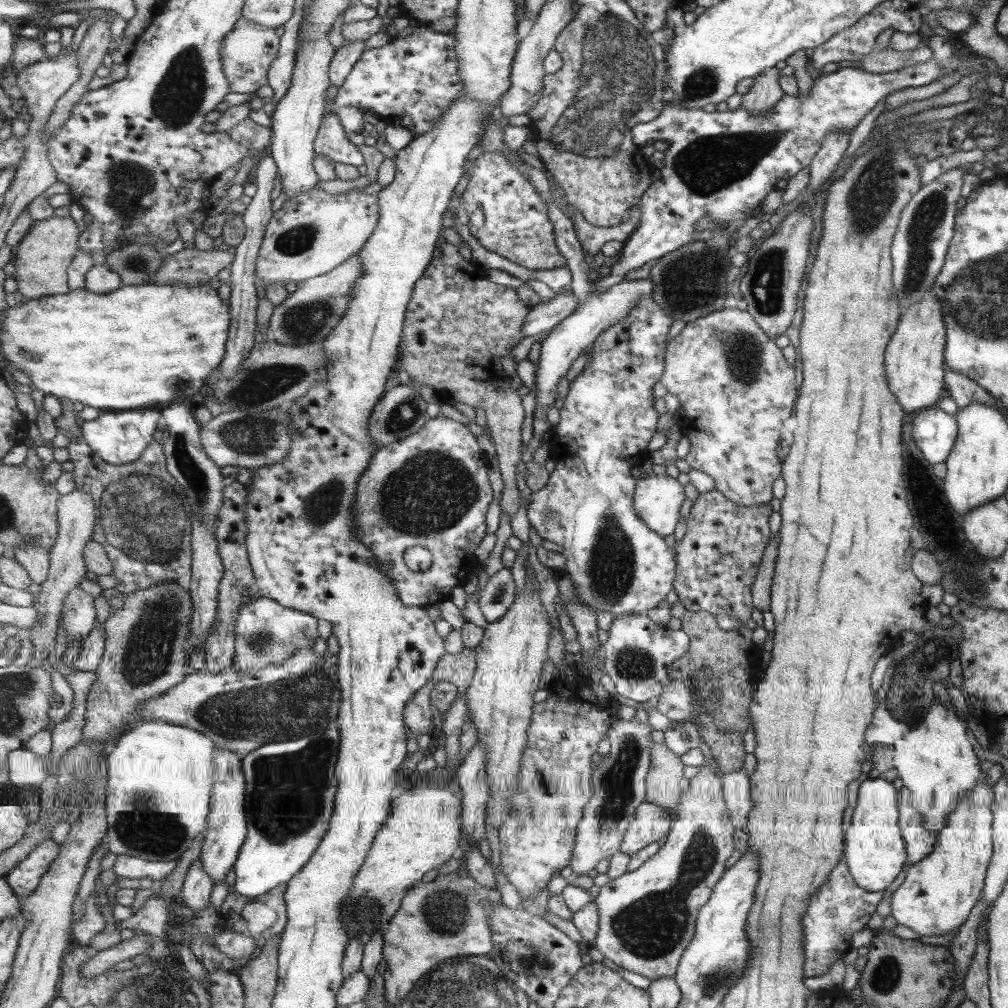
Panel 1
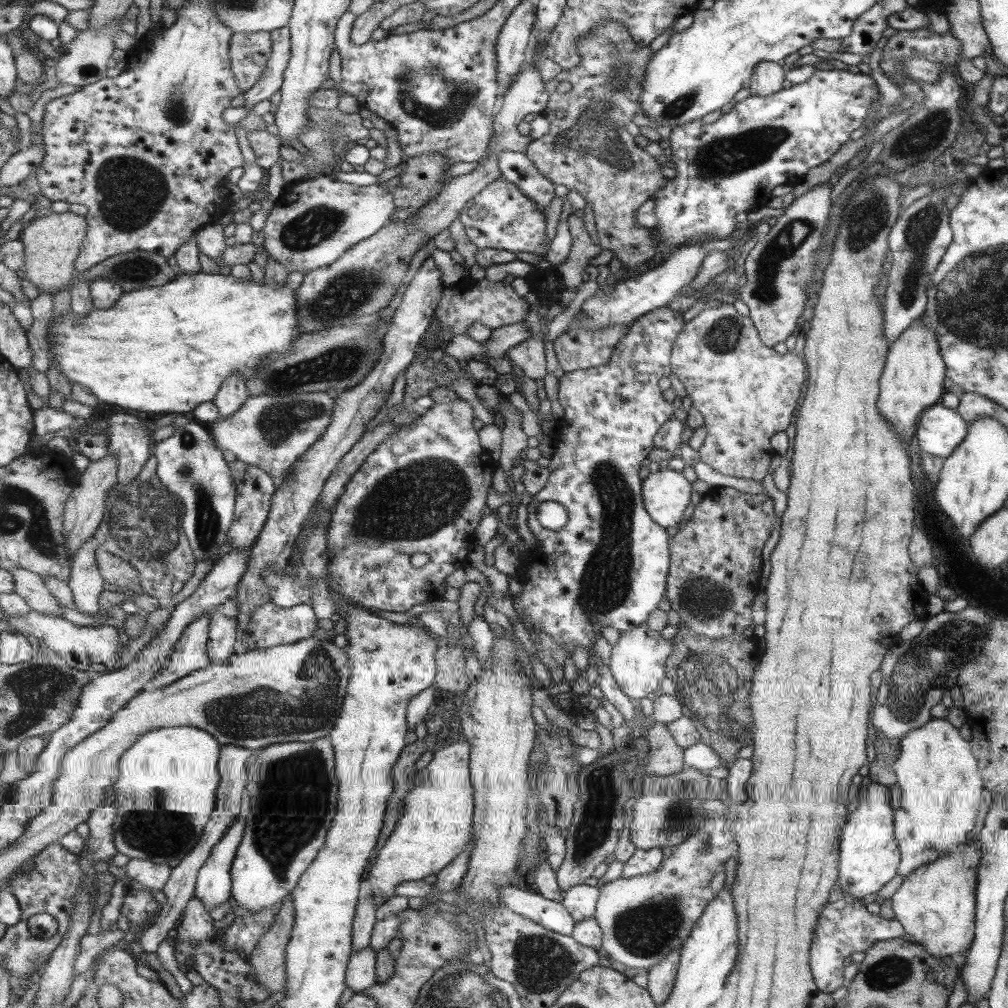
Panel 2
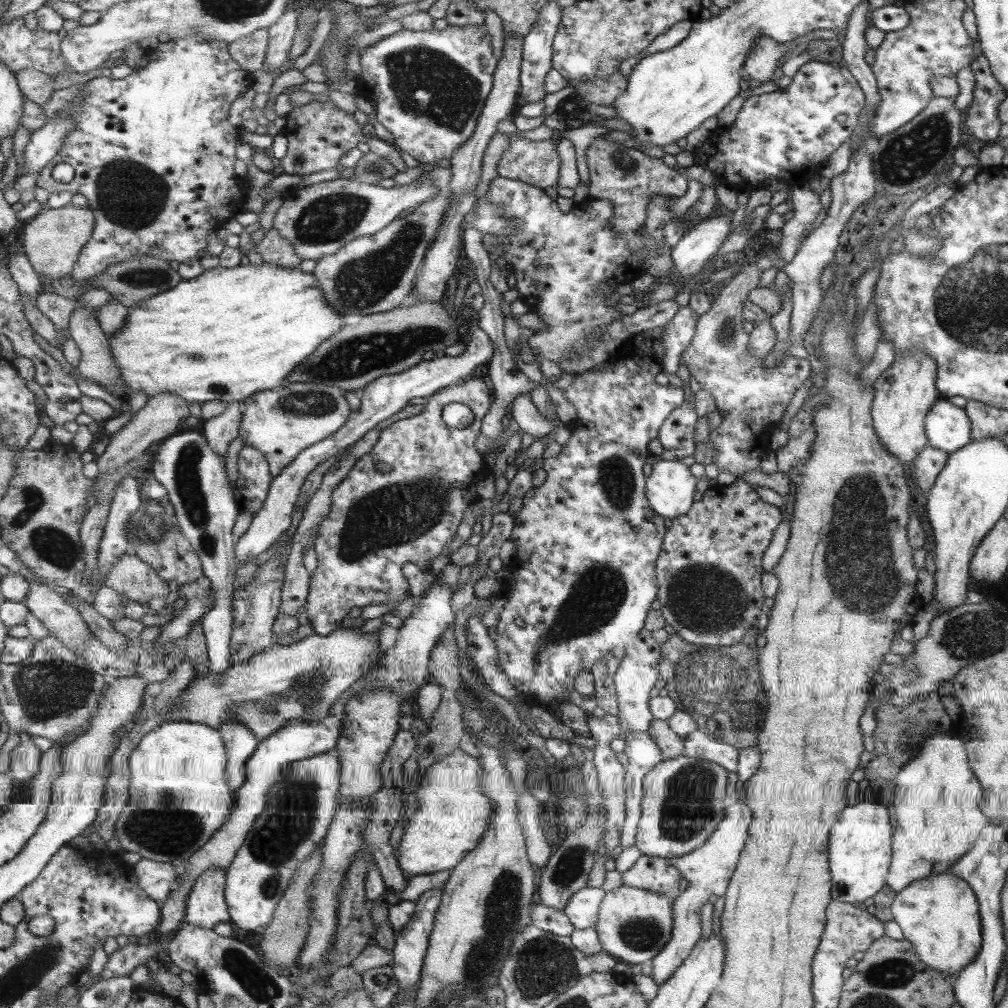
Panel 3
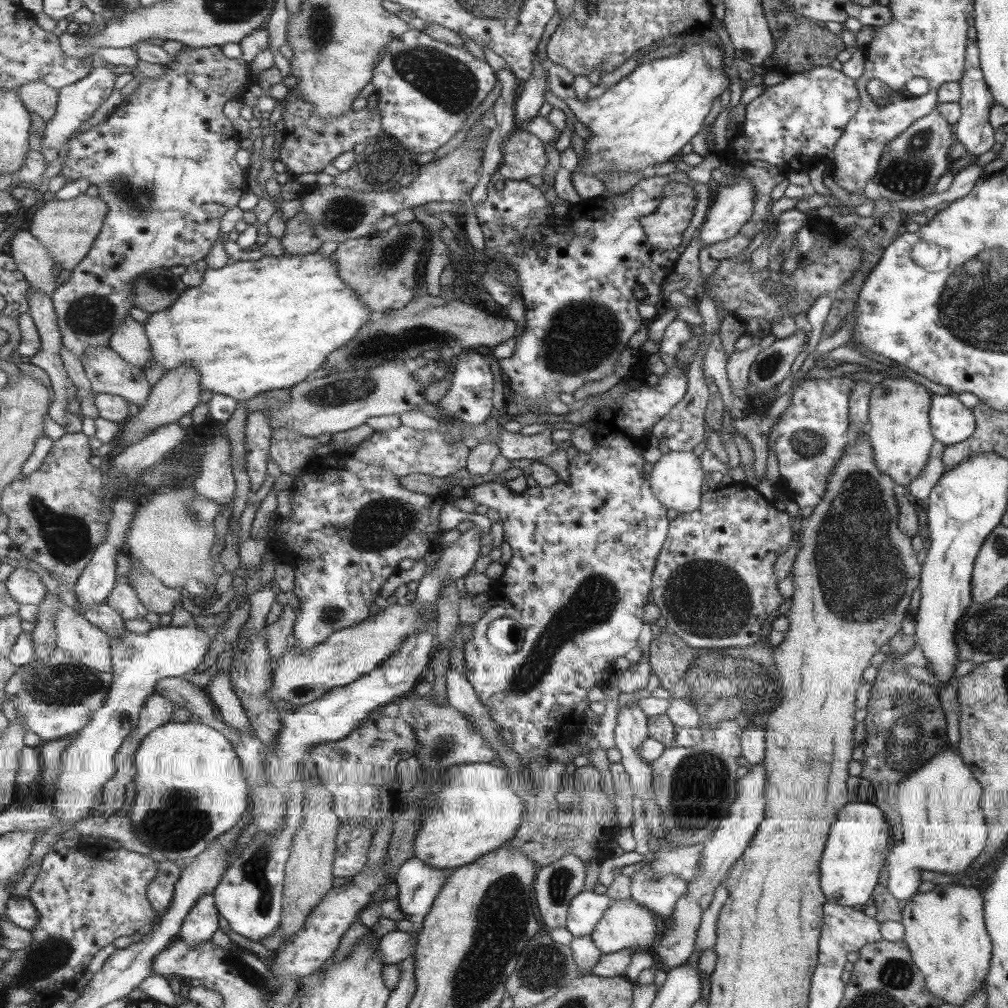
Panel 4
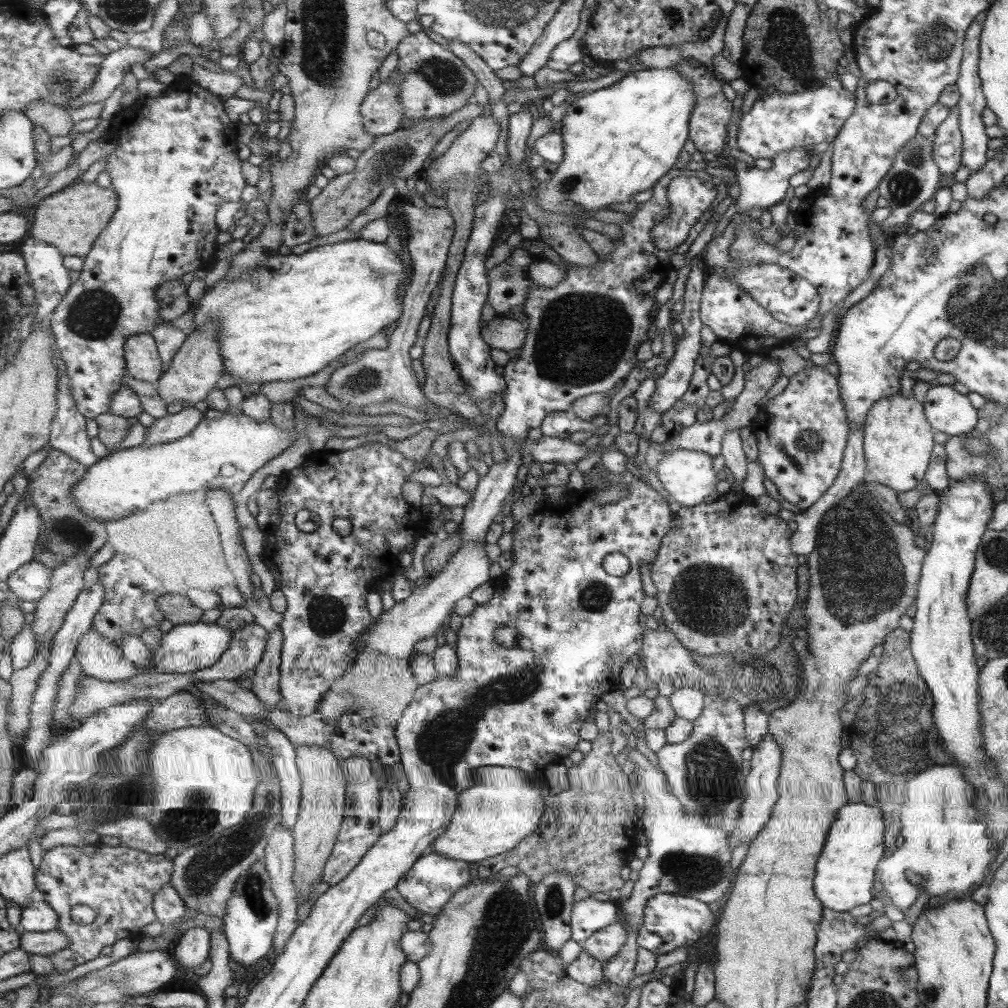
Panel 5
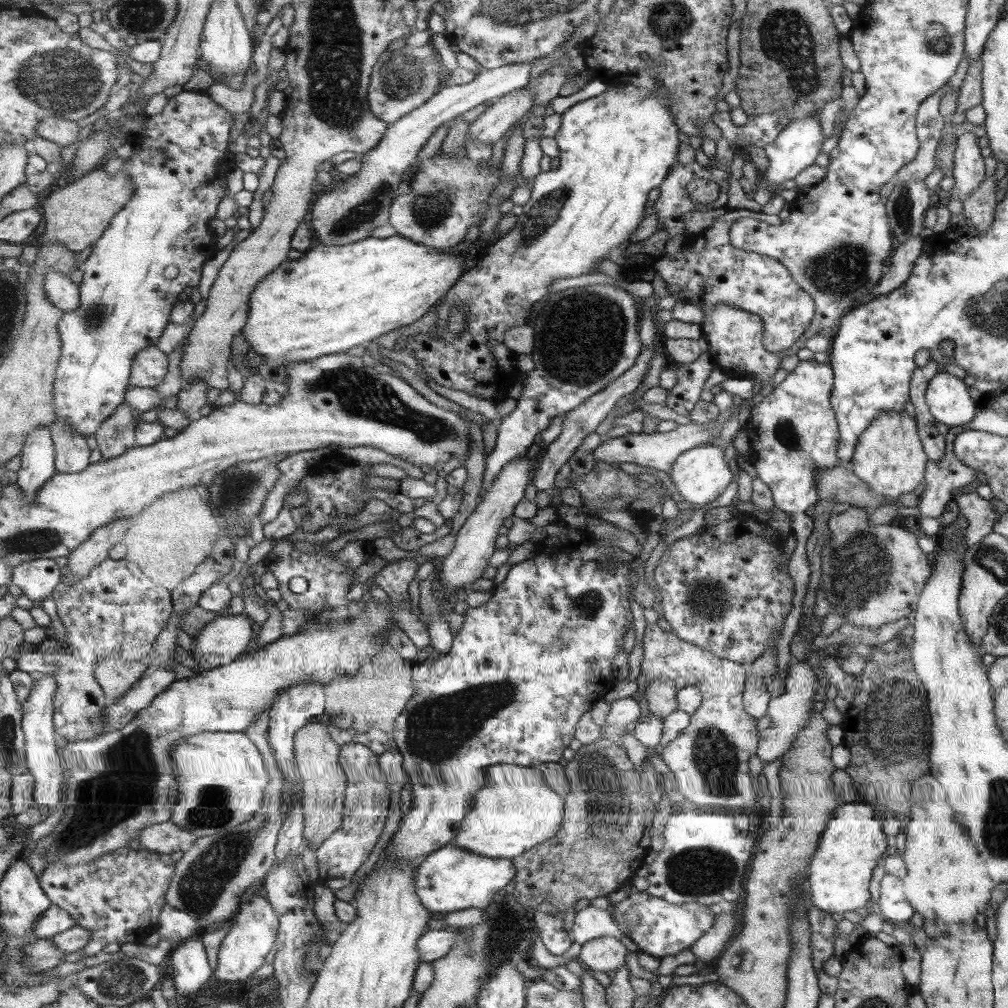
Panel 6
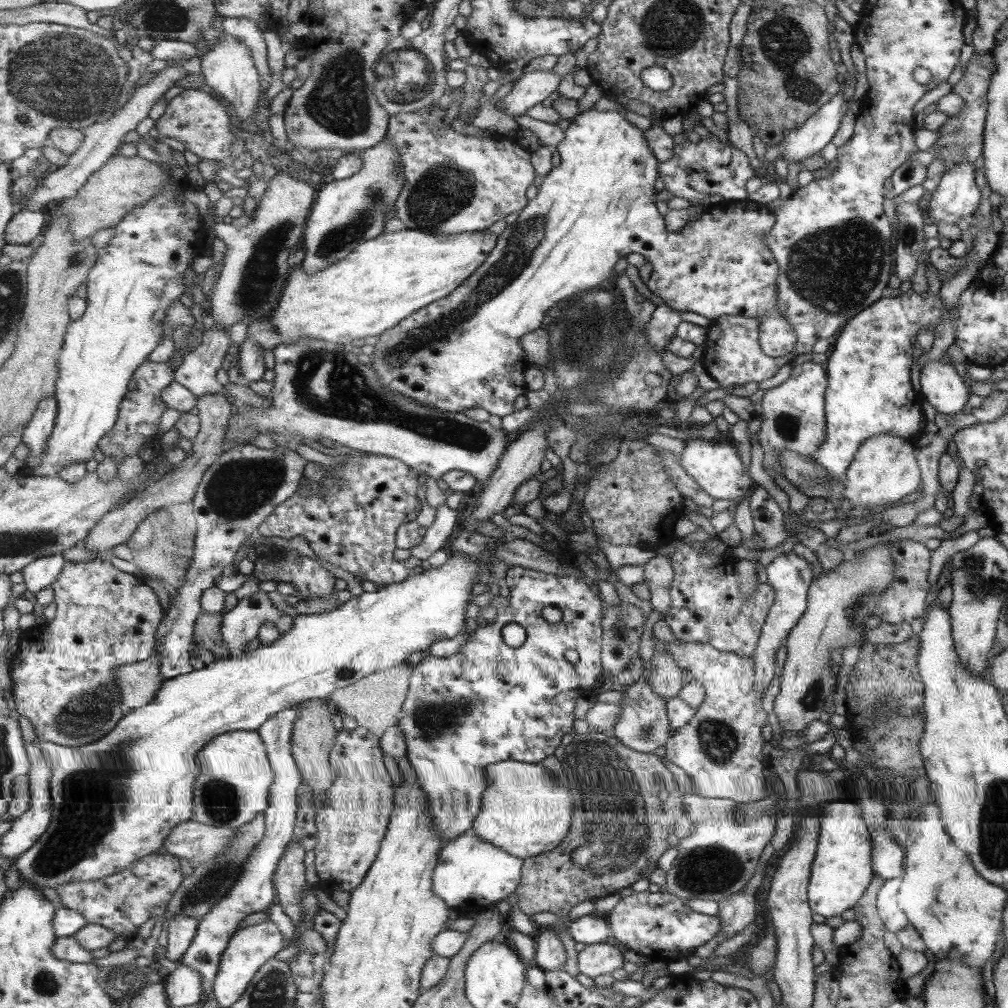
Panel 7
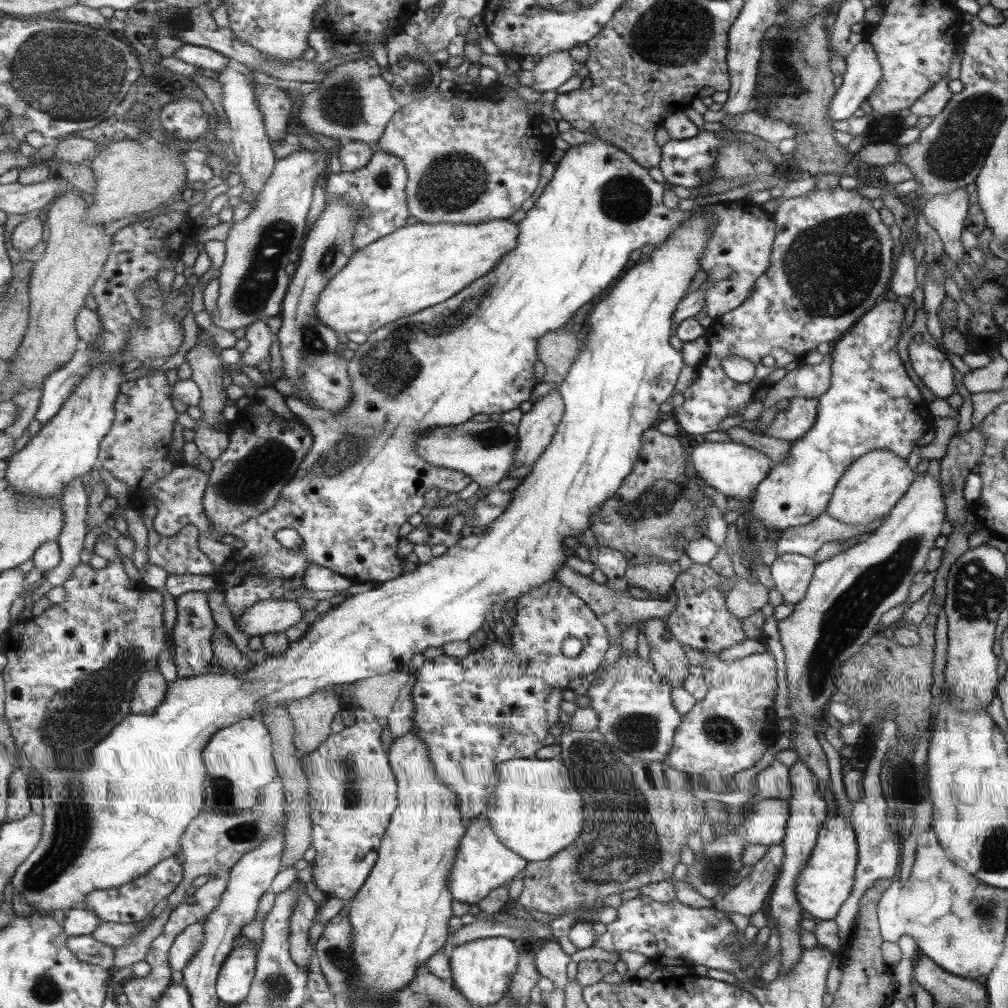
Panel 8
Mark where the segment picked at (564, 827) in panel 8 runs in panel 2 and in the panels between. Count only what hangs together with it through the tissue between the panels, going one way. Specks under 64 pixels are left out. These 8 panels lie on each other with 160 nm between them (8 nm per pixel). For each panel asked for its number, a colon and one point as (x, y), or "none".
2: (438, 825)
3: (454, 813)
4: (479, 812)
5: (501, 808)
6: (517, 810)
7: (526, 812)

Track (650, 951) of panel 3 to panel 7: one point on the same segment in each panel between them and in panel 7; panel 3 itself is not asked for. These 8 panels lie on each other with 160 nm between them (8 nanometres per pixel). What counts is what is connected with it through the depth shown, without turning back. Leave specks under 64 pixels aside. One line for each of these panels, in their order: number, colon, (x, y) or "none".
4: (625, 925)
5: (604, 944)
6: (604, 954)
7: (595, 960)

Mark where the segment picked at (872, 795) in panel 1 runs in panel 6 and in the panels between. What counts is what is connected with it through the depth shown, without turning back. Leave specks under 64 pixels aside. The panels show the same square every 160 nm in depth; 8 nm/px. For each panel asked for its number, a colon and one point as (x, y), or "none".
2: (868, 853)
3: (860, 846)
4: (857, 848)
5: (844, 873)
6: (838, 875)

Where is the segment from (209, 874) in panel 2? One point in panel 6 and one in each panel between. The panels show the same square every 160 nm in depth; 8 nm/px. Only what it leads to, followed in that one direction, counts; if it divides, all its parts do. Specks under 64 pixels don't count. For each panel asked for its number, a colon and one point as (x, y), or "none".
3: (207, 907)
4: (203, 922)
5: (193, 949)
6: (189, 965)

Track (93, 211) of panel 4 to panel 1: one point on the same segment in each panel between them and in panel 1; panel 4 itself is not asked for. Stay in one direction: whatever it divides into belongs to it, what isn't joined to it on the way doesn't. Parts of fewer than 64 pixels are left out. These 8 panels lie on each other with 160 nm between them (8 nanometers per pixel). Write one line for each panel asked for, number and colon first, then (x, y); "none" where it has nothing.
1: (44, 257)
2: (53, 242)
3: (54, 239)

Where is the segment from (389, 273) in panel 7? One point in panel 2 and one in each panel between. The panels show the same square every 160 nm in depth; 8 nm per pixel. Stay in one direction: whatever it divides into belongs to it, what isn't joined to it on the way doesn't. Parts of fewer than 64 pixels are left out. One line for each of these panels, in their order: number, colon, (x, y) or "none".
2: (166, 349)
3: (229, 334)
4: (254, 326)
5: (348, 291)
6: (333, 298)

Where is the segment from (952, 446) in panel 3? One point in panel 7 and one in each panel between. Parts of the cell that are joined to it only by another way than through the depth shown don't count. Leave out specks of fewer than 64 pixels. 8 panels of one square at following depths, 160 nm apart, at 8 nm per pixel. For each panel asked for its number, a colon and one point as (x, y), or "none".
4: (951, 422)
5: (948, 412)
6: (947, 399)
7: (941, 387)

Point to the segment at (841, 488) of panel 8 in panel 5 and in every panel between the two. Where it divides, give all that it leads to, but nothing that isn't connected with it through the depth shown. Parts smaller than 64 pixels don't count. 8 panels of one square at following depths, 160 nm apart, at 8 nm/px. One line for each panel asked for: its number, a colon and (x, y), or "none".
5: (897, 439)
6: (889, 459)
7: (884, 470)

